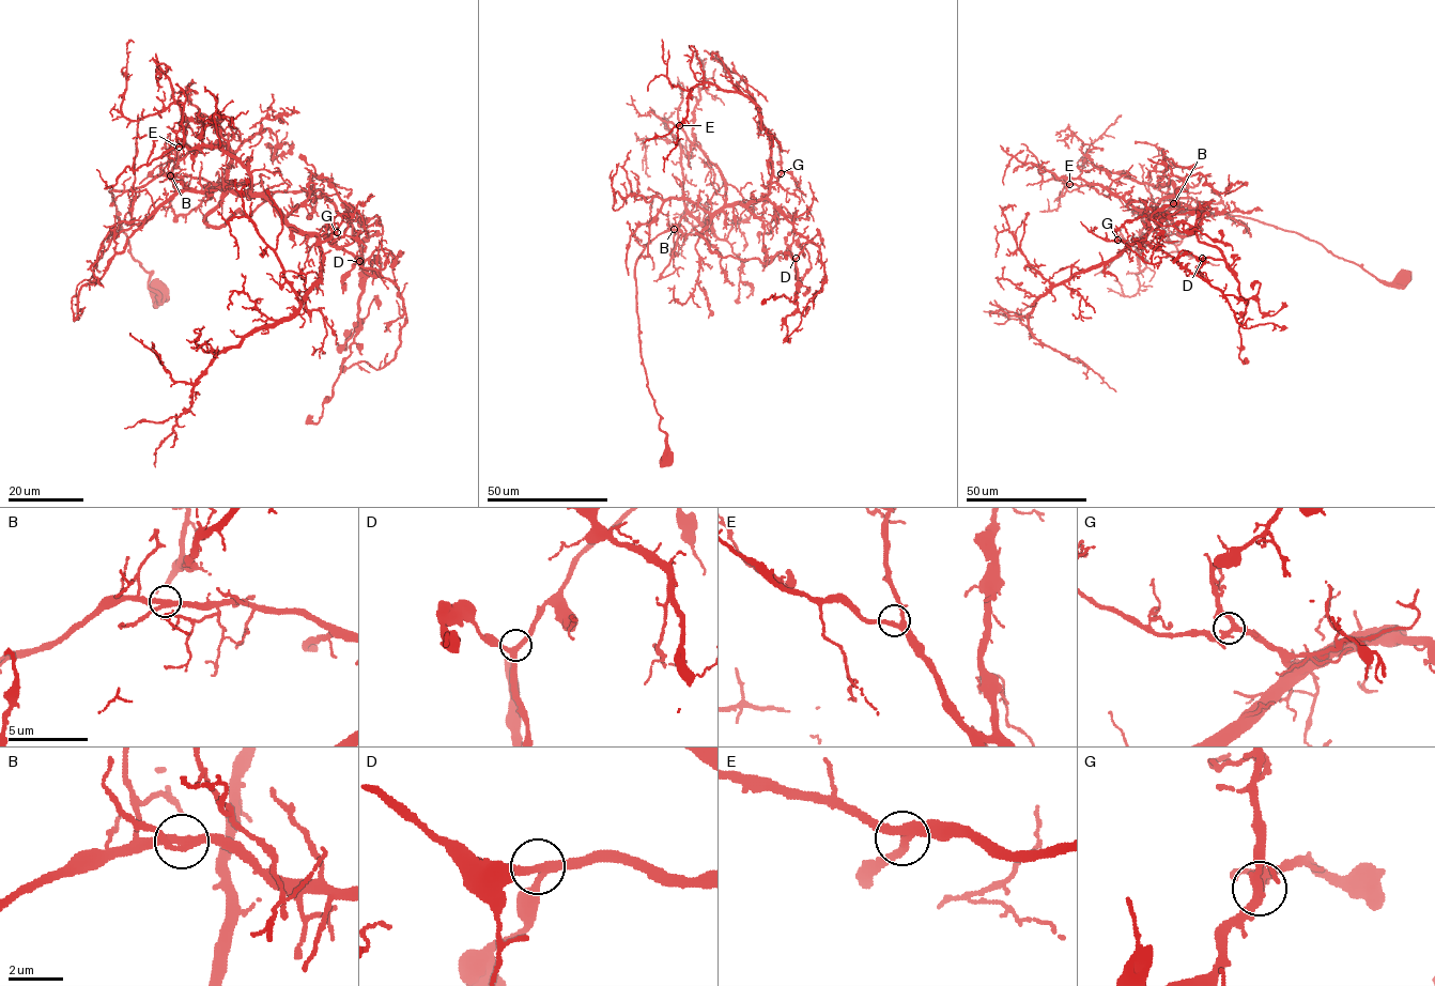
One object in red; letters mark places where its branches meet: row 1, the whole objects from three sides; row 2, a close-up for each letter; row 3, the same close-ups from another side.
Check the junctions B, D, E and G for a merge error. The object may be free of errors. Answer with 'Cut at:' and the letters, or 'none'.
Cut at: none

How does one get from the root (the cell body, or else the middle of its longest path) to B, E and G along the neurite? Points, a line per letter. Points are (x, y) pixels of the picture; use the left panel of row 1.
B: (158, 292), (156, 286), (158, 299), (149, 287), (149, 274), (129, 252), (109, 191), (170, 175)
E: (158, 292), (129, 252), (109, 191), (161, 174), (250, 189), (250, 174), (219, 148), (179, 147)
G: (158, 292), (129, 252), (110, 190), (161, 174), (203, 178), (261, 194), (322, 241), (337, 232)

